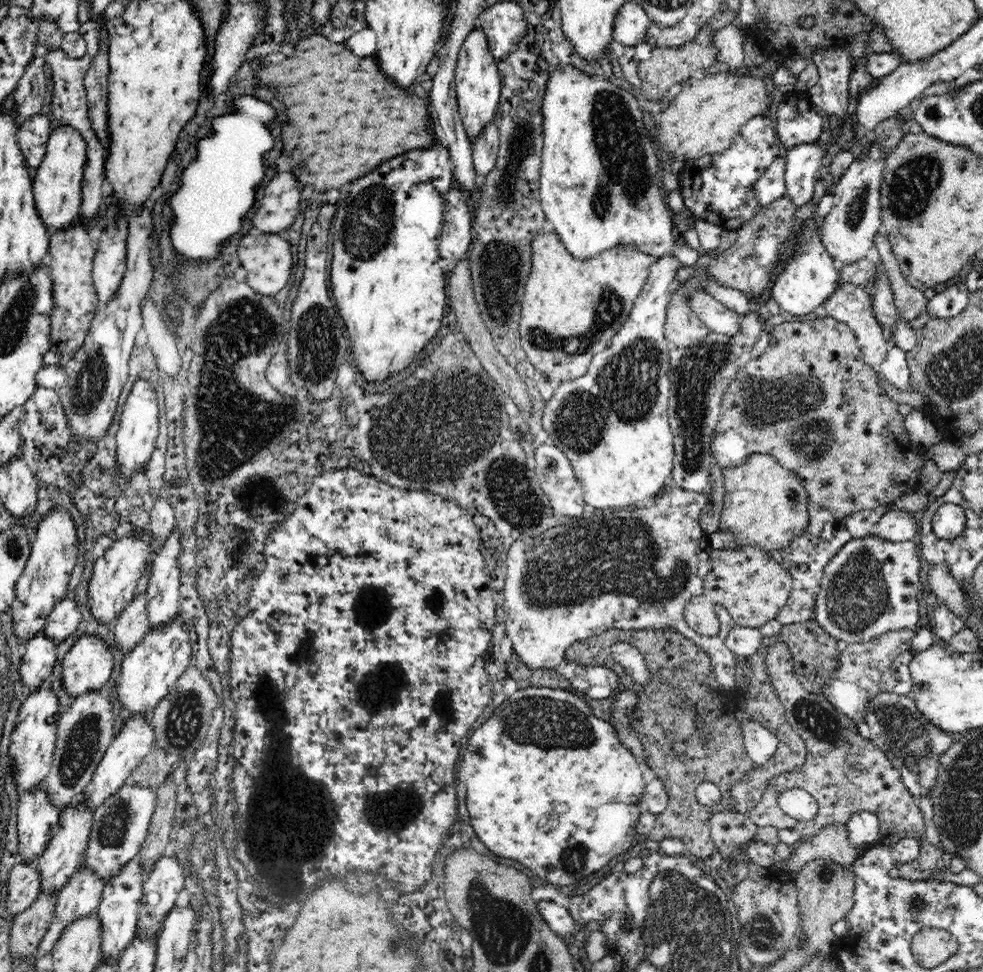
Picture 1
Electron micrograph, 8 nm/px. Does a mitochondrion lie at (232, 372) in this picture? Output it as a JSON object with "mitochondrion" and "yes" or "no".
{"mitochondrion":"yes"}

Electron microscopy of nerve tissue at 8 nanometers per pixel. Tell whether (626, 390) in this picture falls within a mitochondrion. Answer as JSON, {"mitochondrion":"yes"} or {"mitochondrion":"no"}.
{"mitochondrion":"yes"}

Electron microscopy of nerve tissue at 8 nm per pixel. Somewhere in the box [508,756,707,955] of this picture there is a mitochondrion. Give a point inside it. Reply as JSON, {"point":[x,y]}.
{"point":[573,858]}

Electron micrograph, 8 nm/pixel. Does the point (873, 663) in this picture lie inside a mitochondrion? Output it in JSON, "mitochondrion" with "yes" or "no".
{"mitochondrion":"no"}

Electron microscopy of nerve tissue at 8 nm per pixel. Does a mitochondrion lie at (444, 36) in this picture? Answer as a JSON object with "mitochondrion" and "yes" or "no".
{"mitochondrion":"no"}

